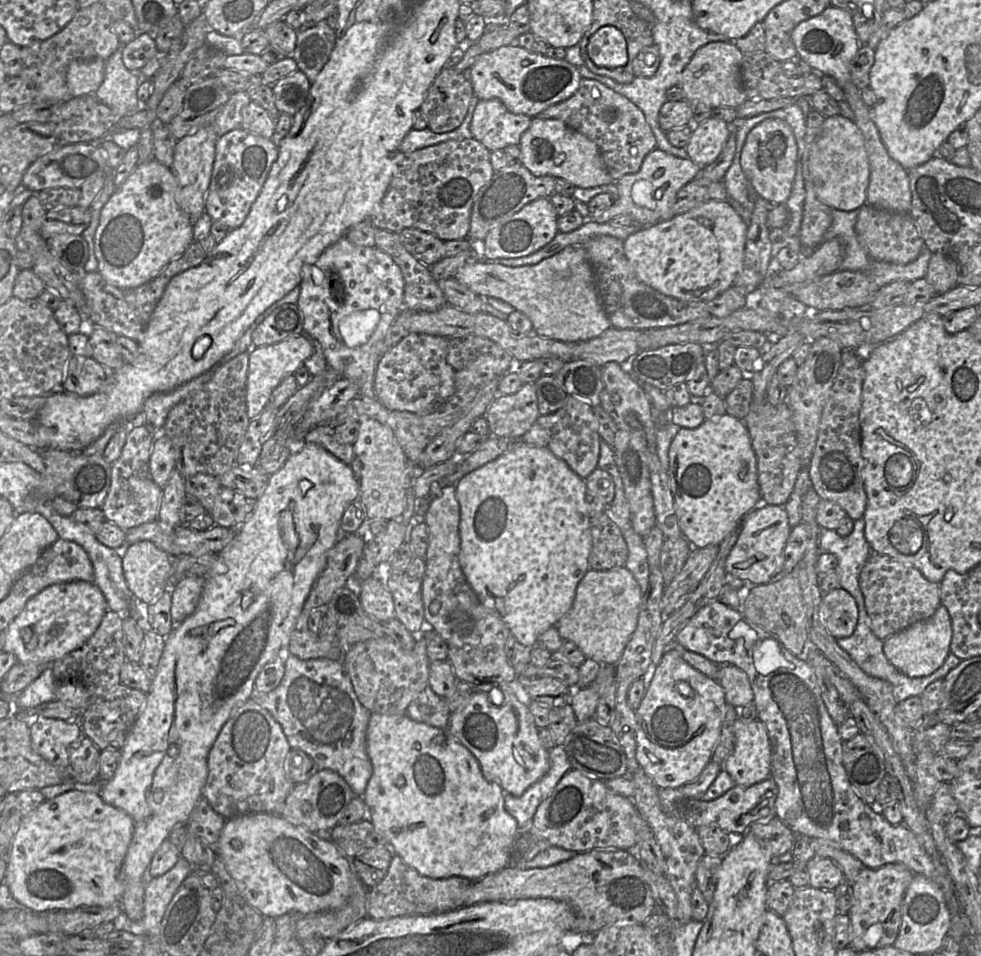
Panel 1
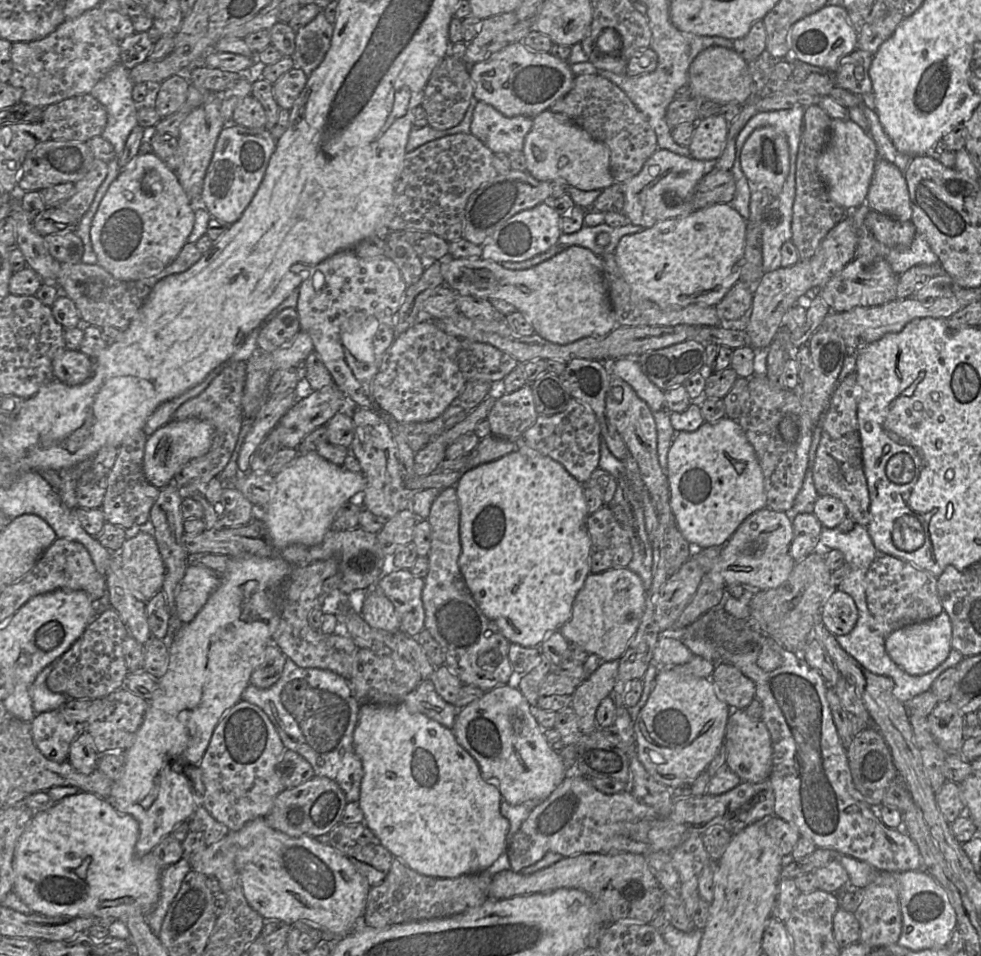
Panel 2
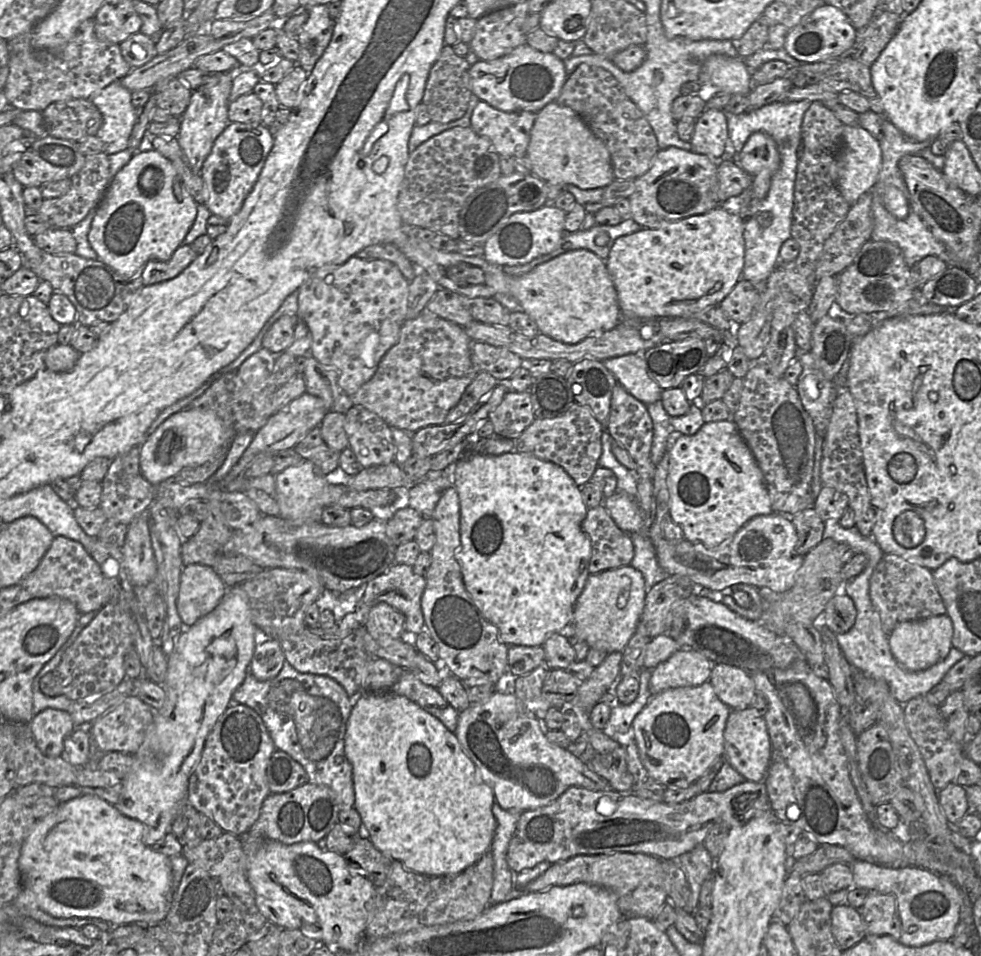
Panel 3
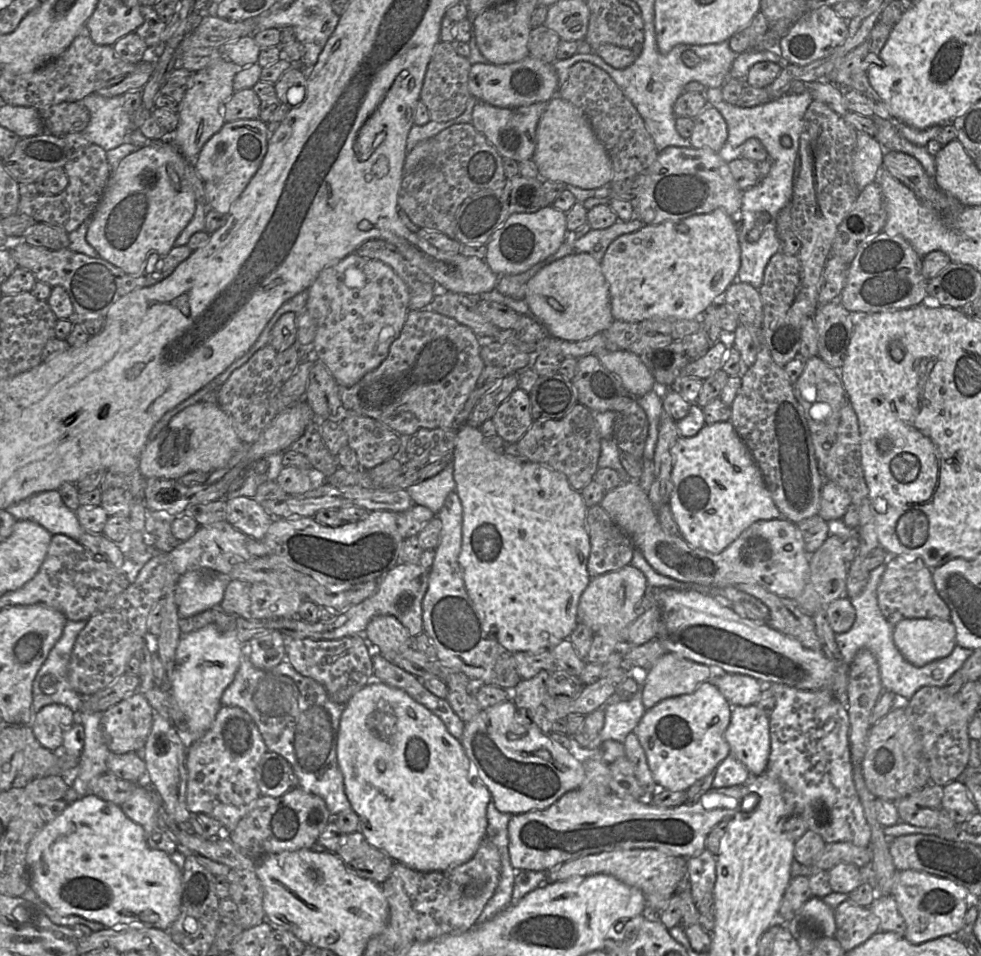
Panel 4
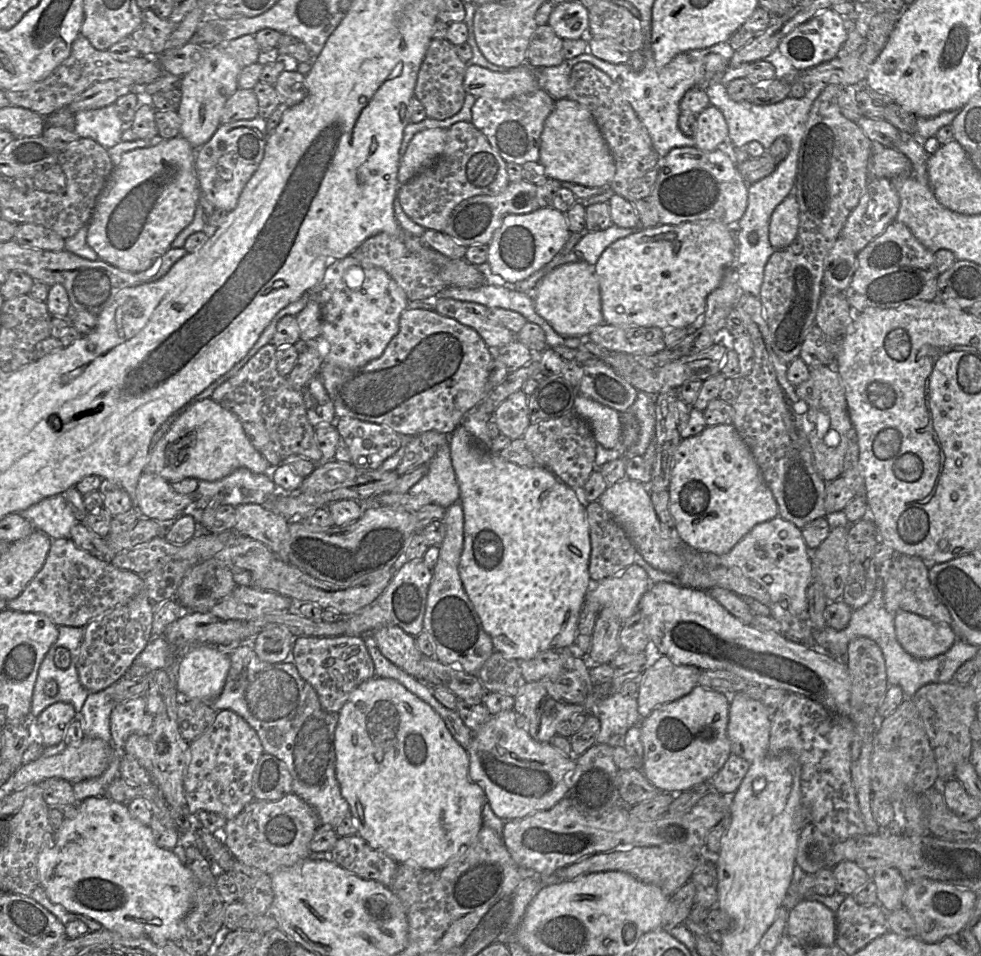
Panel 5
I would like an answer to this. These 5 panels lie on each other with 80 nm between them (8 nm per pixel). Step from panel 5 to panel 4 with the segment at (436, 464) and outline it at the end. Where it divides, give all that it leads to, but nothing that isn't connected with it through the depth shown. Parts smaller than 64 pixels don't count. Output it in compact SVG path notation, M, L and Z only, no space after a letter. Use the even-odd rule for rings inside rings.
M453 460L437 475L419 481L407 489L414 505L429 508L435 515L442 509L446 498L456 490Z

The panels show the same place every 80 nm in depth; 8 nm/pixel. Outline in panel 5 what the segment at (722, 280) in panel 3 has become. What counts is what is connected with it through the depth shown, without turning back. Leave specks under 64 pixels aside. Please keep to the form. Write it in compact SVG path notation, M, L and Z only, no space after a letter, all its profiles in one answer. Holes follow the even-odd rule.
M699 220L639 229L612 243L595 264L603 322L663 329L694 327L706 310L708 295L718 287L726 270L734 263L734 236L728 226L720 221Z

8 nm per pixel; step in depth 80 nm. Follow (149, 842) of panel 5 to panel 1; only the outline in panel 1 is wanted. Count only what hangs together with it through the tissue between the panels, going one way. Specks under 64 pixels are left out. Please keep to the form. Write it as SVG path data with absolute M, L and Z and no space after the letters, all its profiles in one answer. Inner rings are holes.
M72 790L60 794L22 817L6 857L5 883L13 897L35 912L74 910L82 906L107 907L121 901L121 867L132 840L134 824L126 812L107 804L99 790Z

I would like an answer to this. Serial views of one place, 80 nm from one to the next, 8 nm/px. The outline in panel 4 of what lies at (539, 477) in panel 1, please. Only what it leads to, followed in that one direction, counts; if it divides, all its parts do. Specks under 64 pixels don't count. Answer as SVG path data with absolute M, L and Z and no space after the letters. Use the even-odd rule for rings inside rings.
M466 422L457 425L457 435L453 449L453 477L456 492L463 507L462 547L459 554L459 564L466 591L474 602L477 610L484 616L485 621L496 628L496 637L506 651L538 653L551 650L562 640L567 639L578 623L578 604L582 593L591 581L587 564L591 552L590 537L587 530L586 514L588 507L581 496L581 491L575 490L567 477L556 470L539 463L522 458L514 458L503 451L493 450L487 446L486 439L479 428L474 428Z

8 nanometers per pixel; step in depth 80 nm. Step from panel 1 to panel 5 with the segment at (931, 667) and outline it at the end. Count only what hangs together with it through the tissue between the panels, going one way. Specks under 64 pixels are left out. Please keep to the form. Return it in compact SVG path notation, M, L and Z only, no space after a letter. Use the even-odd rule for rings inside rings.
M898 611L894 624L903 649L918 659L930 659L943 654L957 640L951 625L933 622L912 612Z

